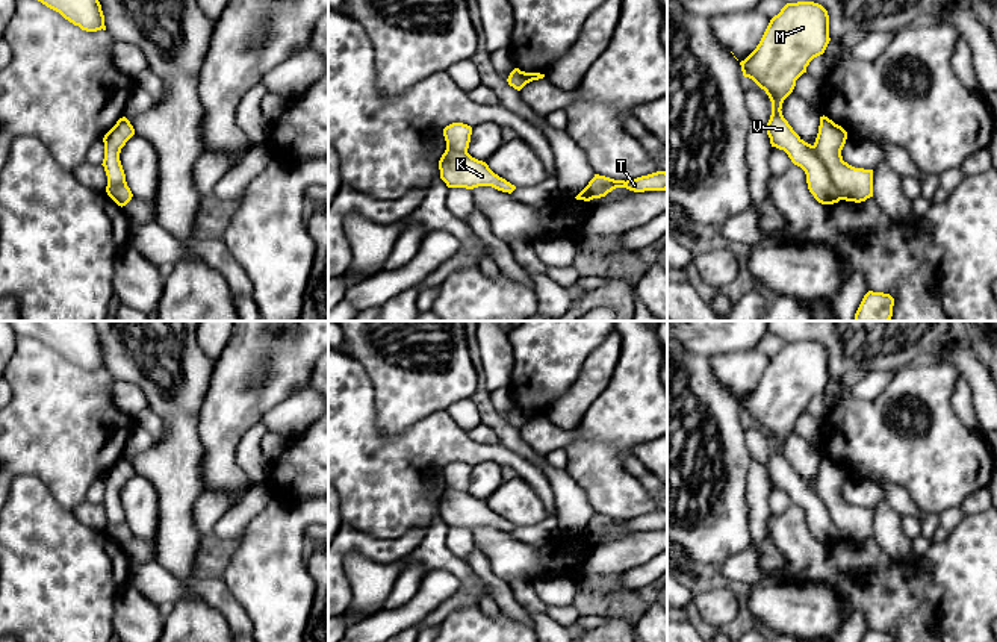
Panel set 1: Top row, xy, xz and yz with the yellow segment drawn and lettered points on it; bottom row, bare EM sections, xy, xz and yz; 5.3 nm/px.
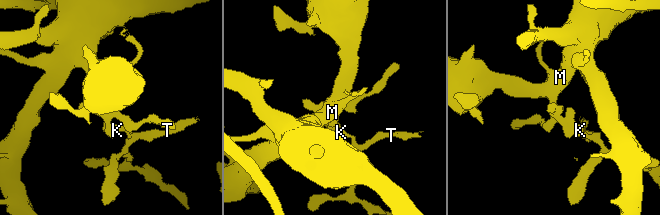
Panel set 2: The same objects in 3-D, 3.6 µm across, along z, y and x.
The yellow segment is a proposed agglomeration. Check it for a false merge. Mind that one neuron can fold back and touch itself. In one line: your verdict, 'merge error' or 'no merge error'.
merge error

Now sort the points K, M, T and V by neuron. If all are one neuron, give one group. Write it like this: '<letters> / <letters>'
K T / M V

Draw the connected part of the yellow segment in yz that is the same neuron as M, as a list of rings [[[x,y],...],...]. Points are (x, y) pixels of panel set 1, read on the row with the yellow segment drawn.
[[[814,2],[787,3],[775,15],[756,48],[740,62],[744,77],[766,91],[772,101],[767,135],[806,174],[809,192],[822,204],[840,201],[840,194],[812,145],[805,142],[782,115],[782,103],[809,62],[829,44],[828,11]]]

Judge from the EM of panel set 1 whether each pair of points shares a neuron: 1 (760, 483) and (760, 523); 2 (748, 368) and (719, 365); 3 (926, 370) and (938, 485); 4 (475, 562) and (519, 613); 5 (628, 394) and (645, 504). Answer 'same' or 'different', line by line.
1: same
2: same
3: same
4: same
5: same

